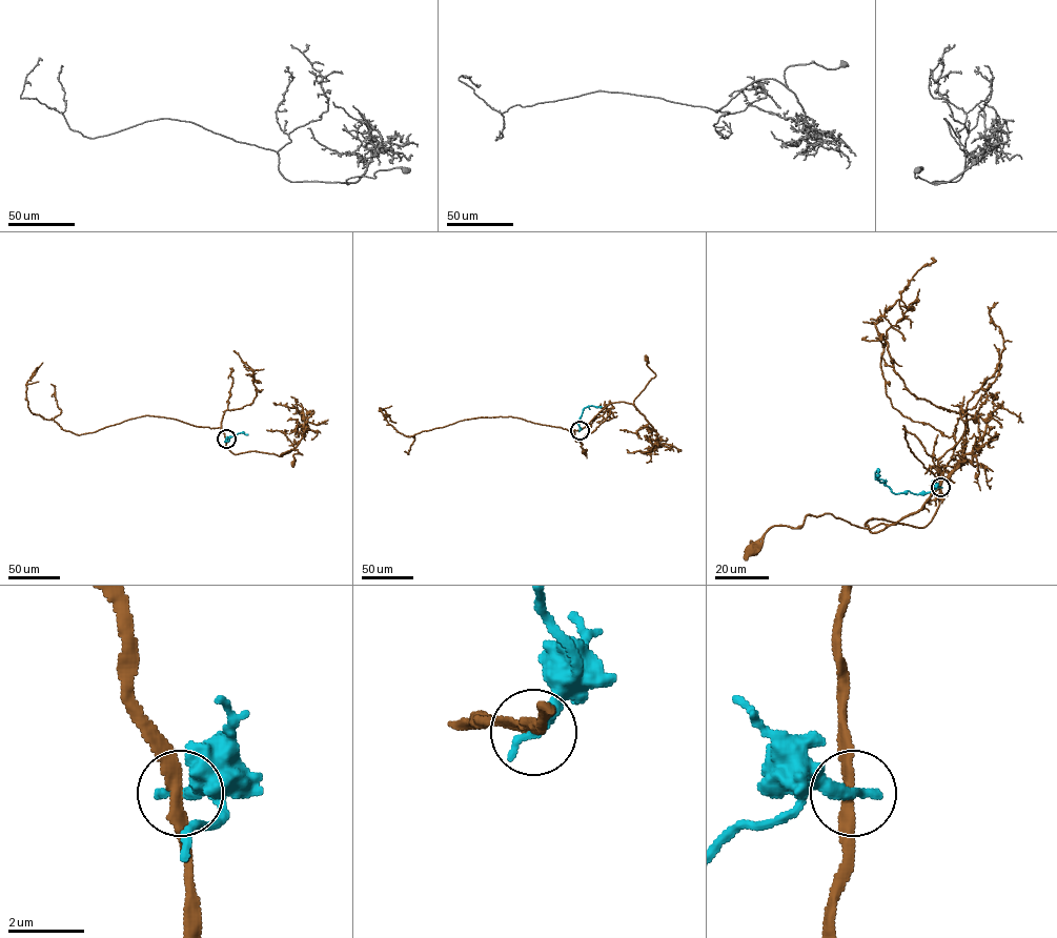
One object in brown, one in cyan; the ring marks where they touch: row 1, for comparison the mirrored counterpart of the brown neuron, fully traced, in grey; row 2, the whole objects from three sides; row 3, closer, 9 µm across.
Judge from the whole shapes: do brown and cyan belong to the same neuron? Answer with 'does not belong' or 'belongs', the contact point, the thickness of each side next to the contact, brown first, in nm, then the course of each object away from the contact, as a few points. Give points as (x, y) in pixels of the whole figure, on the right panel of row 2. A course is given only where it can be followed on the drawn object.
does not belong | (940, 487) | 240/400 nm | brown via (940, 487), (922, 528), (871, 518), (872, 532), (887, 525), (807, 515), (797, 528), (773, 526), (752, 549) | cyan via (940, 487), (927, 492), (894, 493), (877, 477), (877, 470), (877, 475)

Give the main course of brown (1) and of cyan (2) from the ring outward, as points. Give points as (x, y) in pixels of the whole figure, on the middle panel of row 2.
1: (580, 430), (612, 403), (631, 404), (638, 410), (634, 400), (655, 375), (646, 359)
2: (580, 430), (583, 409), (601, 406)

